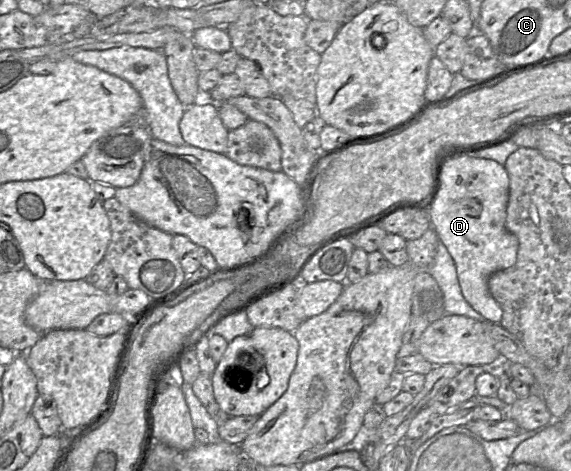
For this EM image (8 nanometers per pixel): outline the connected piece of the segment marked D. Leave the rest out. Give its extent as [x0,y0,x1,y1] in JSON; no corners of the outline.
[429,155,519,323]

